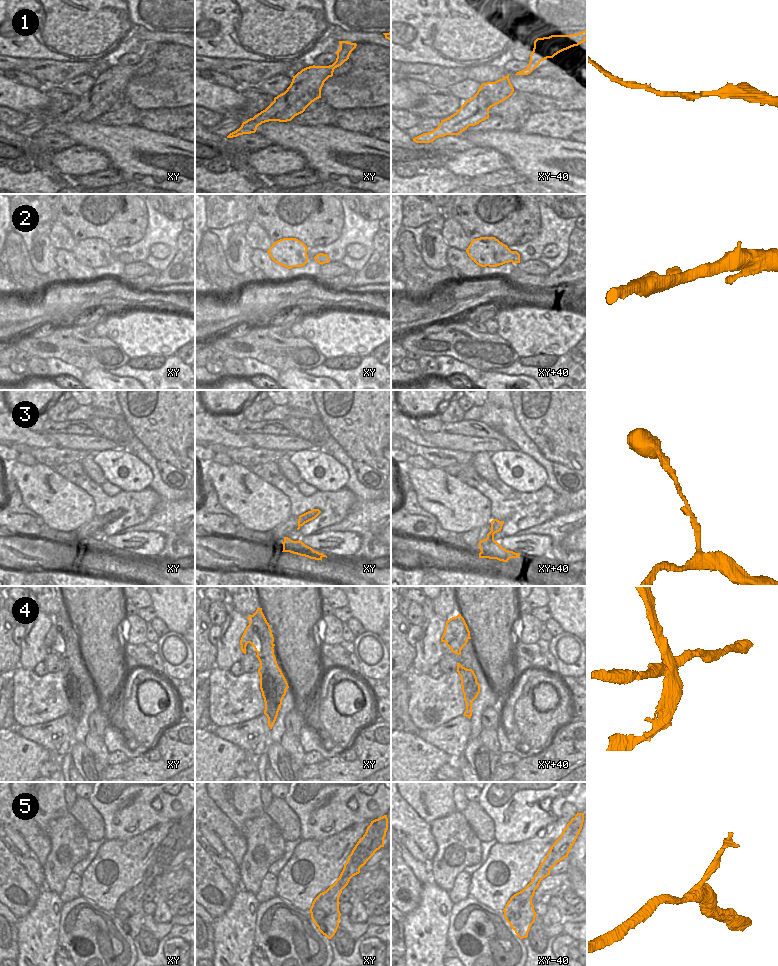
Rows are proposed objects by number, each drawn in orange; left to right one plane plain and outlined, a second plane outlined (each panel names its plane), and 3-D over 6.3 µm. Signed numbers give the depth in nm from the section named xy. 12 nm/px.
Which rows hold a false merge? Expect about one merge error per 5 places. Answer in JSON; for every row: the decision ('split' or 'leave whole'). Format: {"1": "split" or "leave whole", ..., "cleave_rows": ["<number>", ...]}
{"1": "leave whole", "2": "leave whole", "3": "leave whole", "4": "split", "5": "leave whole", "cleave_rows": ["4"]}

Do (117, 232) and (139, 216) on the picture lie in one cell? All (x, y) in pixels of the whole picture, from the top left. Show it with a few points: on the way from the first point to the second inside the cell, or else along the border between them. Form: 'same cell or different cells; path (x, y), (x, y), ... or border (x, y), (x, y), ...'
same cell; path (122, 227), (134, 216)

